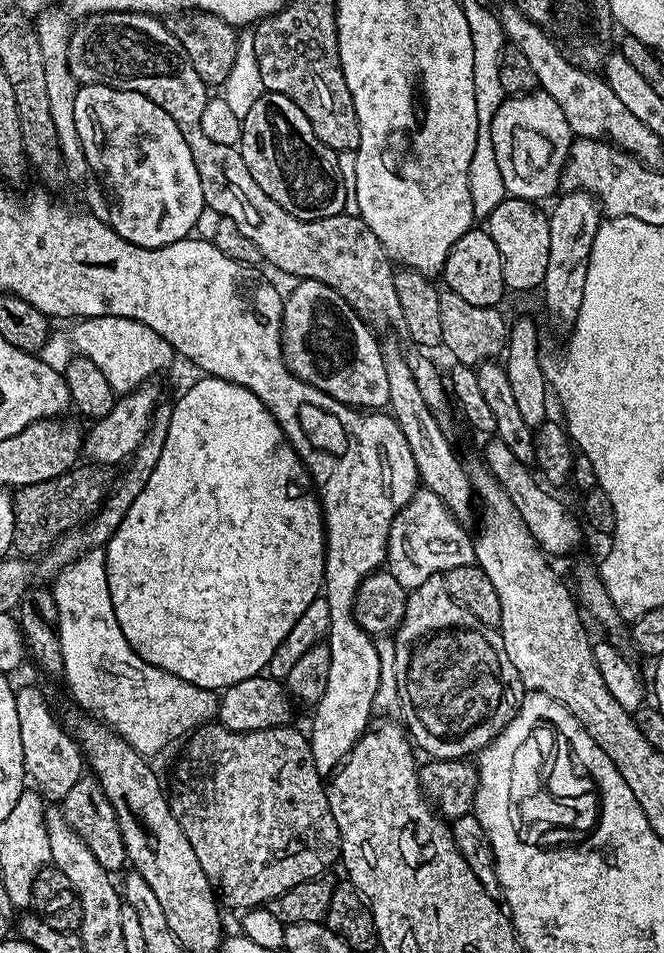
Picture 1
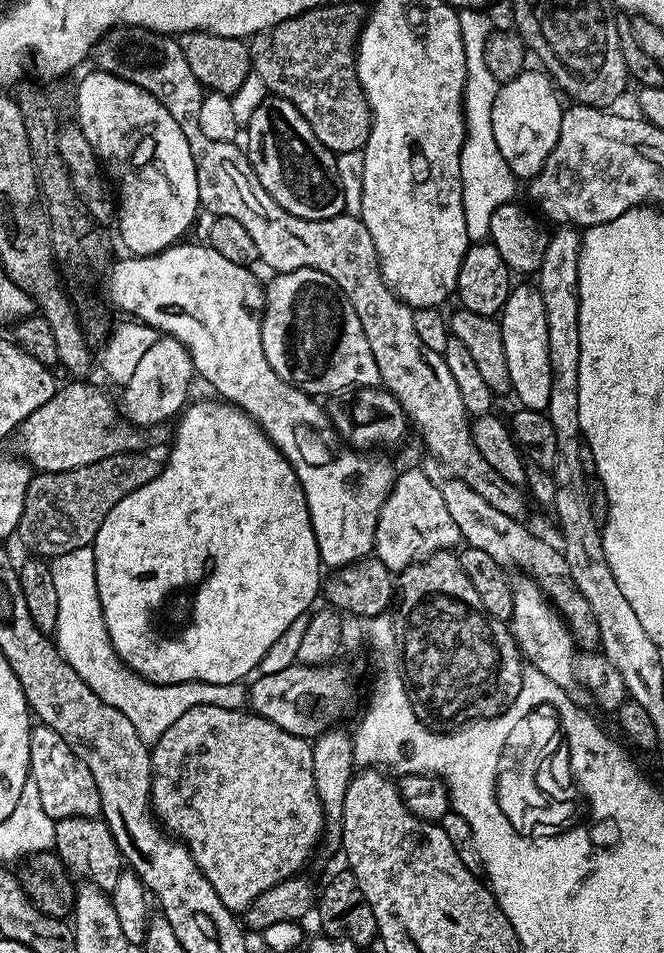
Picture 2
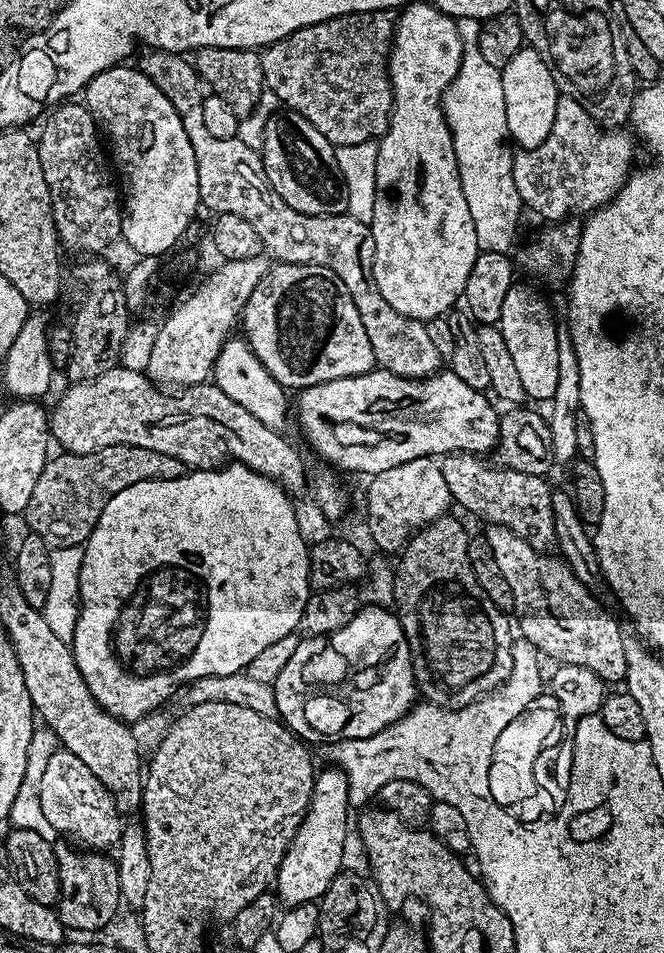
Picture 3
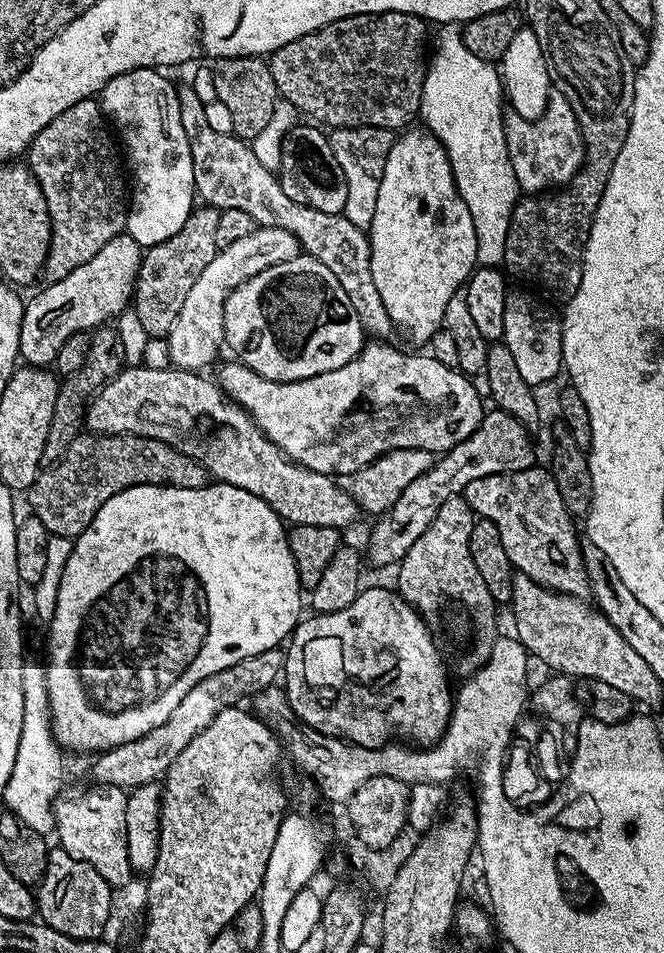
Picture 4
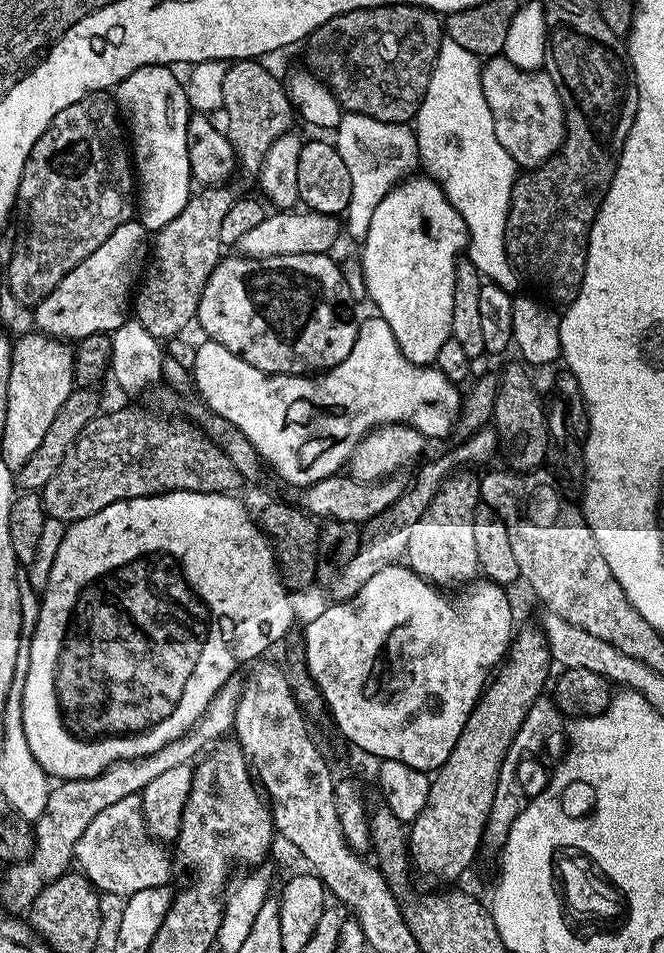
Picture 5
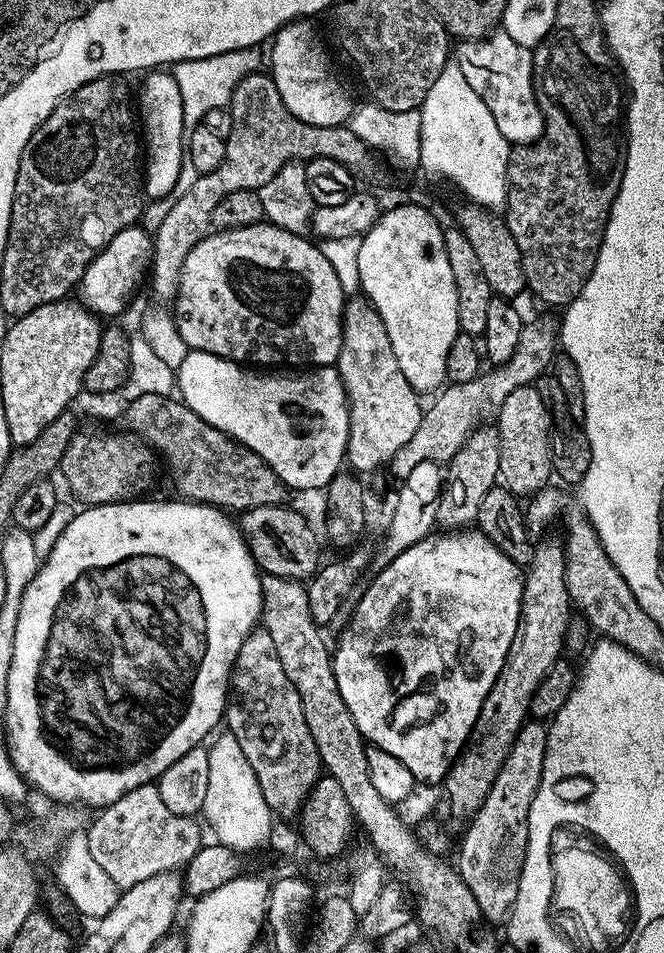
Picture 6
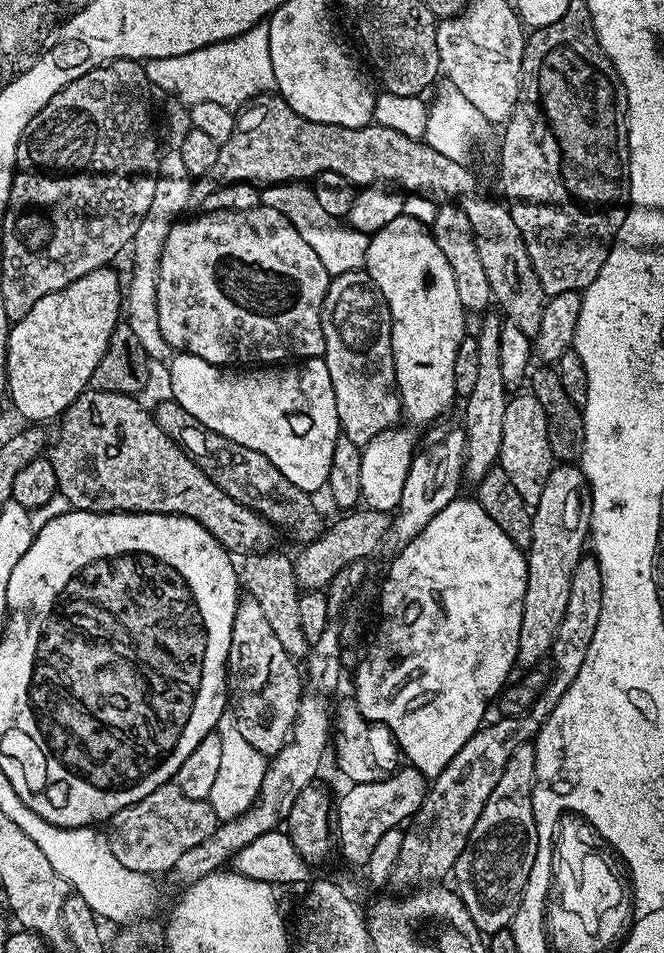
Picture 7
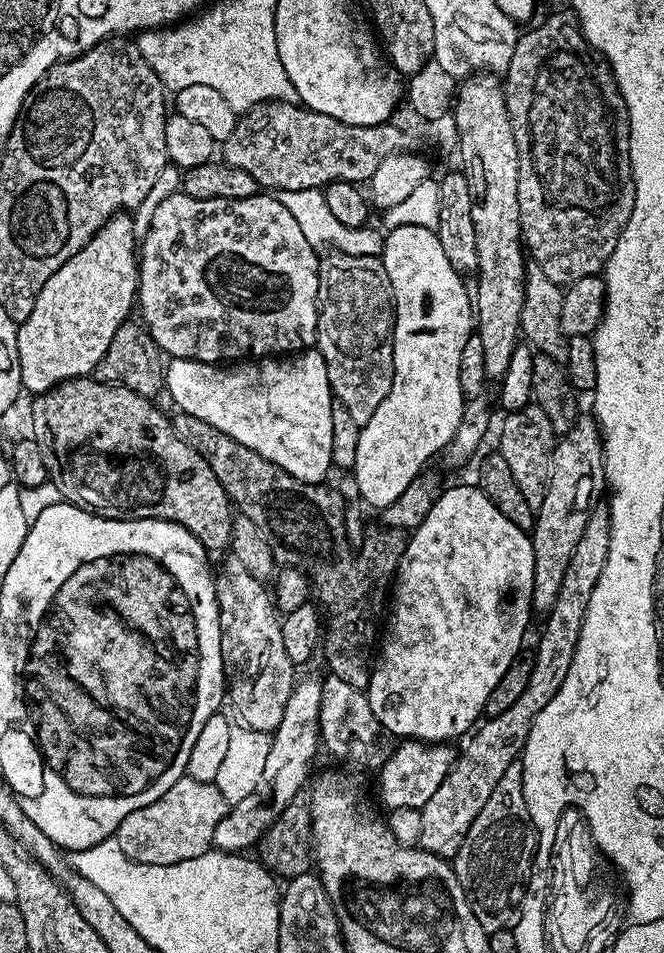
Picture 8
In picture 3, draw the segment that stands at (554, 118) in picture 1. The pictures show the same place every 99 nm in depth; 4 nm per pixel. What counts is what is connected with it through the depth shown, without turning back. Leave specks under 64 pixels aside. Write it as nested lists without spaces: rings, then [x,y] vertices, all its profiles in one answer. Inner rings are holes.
[[[525,46],[500,69],[500,77],[511,143],[520,150],[542,146],[550,134],[550,126],[554,126],[554,114],[561,96],[554,82],[554,72],[546,62],[542,62],[542,54],[538,54],[538,50]]]

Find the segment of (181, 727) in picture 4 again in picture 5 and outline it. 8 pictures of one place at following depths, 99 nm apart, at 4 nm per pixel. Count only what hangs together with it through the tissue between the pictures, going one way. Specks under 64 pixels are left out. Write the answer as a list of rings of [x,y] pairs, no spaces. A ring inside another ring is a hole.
[[[233,674],[218,690],[218,694],[214,694],[210,706],[206,706],[202,718],[198,718],[195,726],[174,738],[174,742],[166,742],[162,750],[154,750],[154,754],[137,760],[123,760],[111,764],[105,772],[90,778],[59,781],[49,791],[46,806],[34,822],[34,847],[31,854],[27,860],[7,869],[8,873],[4,876],[3,907],[12,914],[23,913],[32,907],[34,898],[38,898],[38,894],[46,885],[69,871],[82,830],[86,830],[86,826],[98,813],[106,810],[106,806],[114,806],[114,802],[119,802],[122,798],[143,792],[144,788],[150,786],[150,782],[154,782],[154,778],[159,778],[165,770],[170,770],[173,766],[192,764],[209,745],[227,737],[233,731],[234,714],[238,710],[238,698],[243,689],[244,680]]]

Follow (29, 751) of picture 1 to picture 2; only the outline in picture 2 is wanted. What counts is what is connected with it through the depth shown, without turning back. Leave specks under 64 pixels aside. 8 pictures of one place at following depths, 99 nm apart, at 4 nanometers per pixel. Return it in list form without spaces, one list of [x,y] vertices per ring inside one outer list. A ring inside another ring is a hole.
[[[37,723],[30,734],[30,779],[38,785],[38,798],[42,798],[42,810],[54,821],[71,816],[100,816],[100,795],[94,782],[94,774],[86,770],[82,762],[66,746],[62,734],[50,730],[50,726]]]

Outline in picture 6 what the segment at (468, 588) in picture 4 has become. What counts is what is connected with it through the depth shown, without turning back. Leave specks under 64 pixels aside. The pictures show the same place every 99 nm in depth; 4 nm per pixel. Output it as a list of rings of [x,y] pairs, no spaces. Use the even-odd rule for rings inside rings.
[[[484,422],[462,442],[462,450],[448,461],[443,473],[443,488],[437,500],[436,523],[444,530],[464,530],[475,521],[478,506],[500,480],[500,431],[495,423]]]

